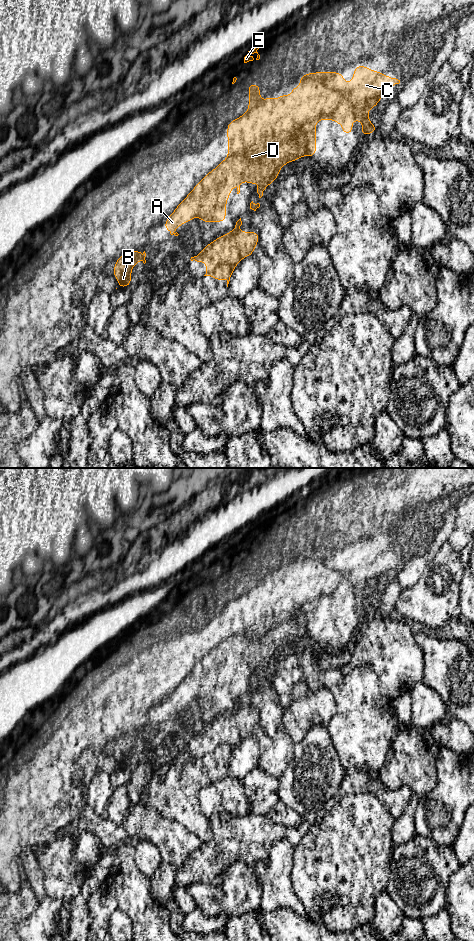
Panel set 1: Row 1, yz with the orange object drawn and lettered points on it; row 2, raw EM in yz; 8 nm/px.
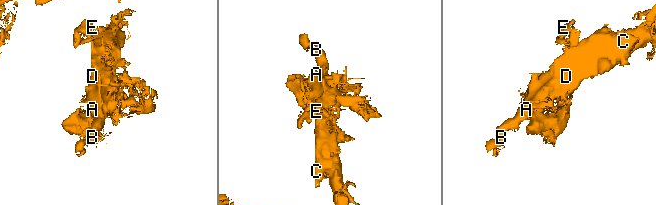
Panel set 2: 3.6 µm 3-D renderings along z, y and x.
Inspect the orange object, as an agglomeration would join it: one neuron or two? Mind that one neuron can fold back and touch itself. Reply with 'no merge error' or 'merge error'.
merge error

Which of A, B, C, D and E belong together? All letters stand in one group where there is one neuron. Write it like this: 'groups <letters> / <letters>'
groups A C D / B E

